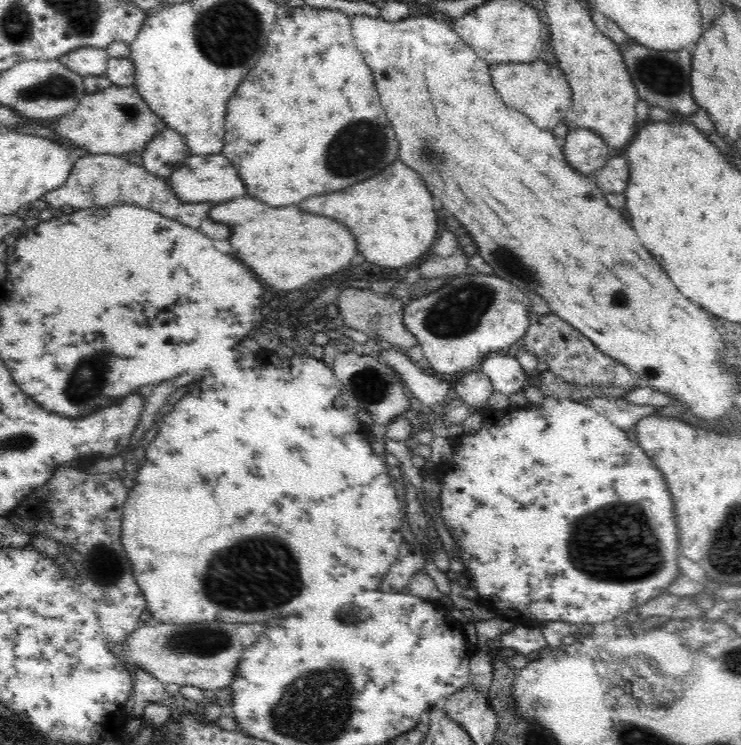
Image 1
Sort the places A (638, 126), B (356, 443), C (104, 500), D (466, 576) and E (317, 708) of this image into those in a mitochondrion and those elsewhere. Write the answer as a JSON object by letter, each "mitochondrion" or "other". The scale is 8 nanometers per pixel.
{"A":"other","B":"other","C":"other","D":"other","E":"mitochondrion"}

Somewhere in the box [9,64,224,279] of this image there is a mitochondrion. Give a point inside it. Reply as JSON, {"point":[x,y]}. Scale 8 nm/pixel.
{"point":[60,86]}

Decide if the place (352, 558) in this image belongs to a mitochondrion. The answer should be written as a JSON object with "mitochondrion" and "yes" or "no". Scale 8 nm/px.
{"mitochondrion":"no"}

